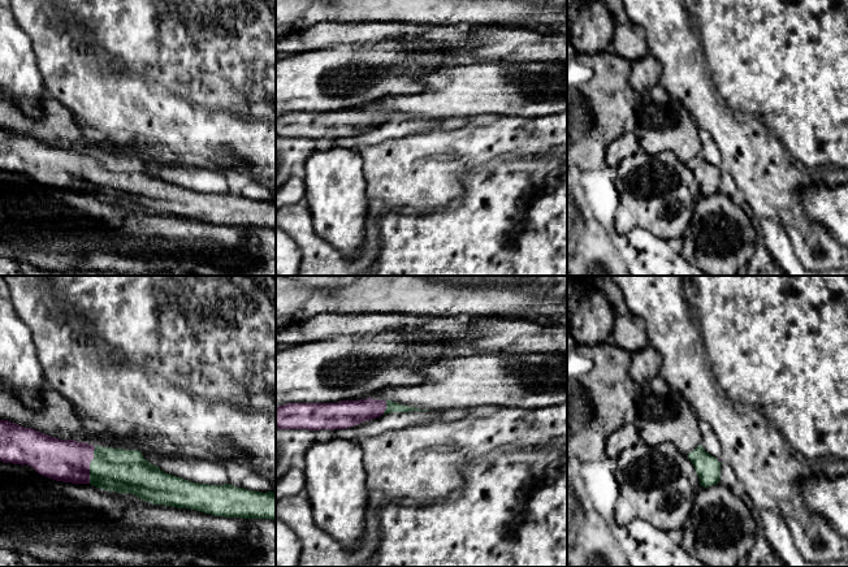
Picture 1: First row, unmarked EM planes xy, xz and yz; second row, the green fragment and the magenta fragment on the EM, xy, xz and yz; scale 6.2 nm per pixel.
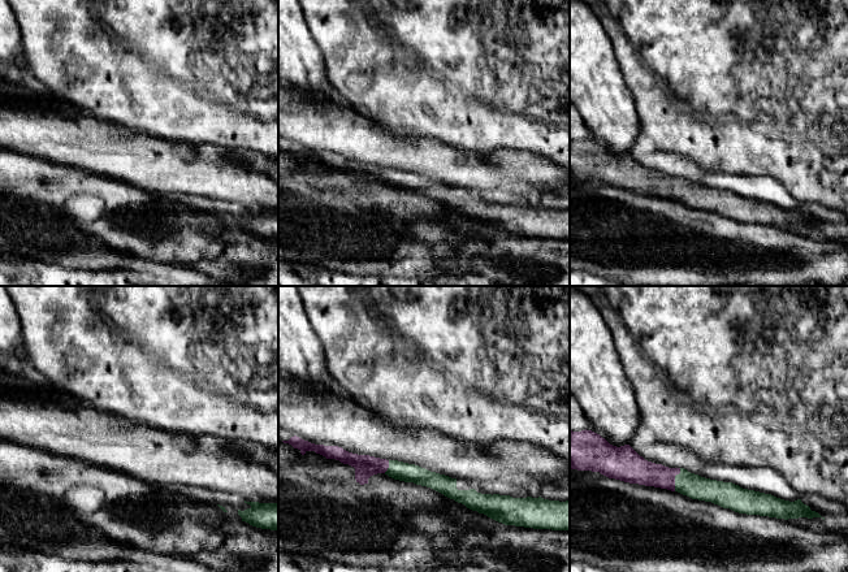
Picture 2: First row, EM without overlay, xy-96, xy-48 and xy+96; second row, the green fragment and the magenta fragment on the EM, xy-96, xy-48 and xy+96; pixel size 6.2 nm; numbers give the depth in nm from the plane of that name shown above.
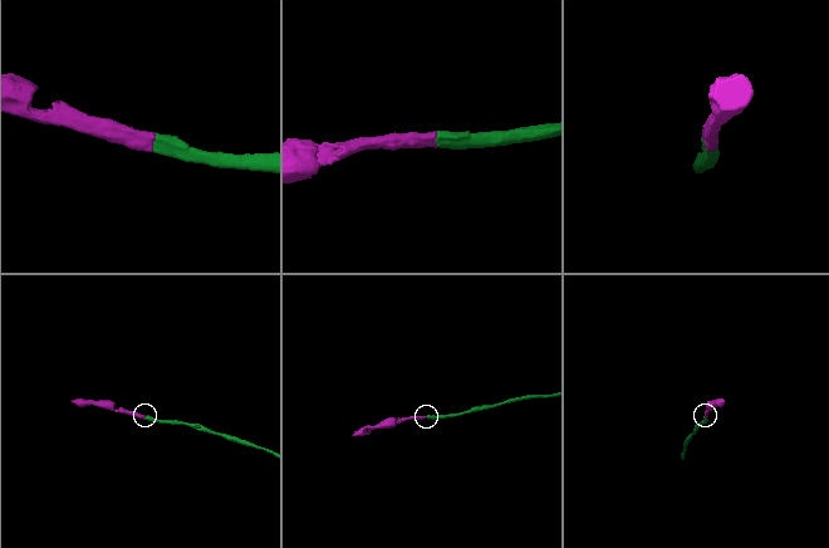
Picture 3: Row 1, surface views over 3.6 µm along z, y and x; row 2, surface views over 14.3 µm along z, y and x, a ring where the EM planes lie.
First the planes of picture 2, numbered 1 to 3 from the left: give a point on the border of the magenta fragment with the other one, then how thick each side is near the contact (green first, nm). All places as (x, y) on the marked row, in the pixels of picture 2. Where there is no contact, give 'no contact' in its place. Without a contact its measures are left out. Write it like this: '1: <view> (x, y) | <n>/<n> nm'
1: no contact
2: xy-48 (389, 467) | 120/140 nm
3: xy+96 (675, 480) | 150/170 nm

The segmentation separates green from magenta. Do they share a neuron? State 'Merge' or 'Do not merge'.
Merge

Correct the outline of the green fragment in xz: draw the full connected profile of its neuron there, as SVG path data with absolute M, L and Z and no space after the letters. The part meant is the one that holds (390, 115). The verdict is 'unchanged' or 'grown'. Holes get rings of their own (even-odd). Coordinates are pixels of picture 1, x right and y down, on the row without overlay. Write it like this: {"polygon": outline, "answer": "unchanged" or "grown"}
{"polygon": "M359 108L337 112L287 112L276 116L278 138L347 138L390 121L429 120L391 109Z", "answer": "grown"}

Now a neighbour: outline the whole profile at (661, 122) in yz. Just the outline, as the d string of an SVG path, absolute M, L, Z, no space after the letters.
M661 85L632 96L632 104L631 124L641 150L650 155L671 151L685 164L701 153L702 142L692 116Z

